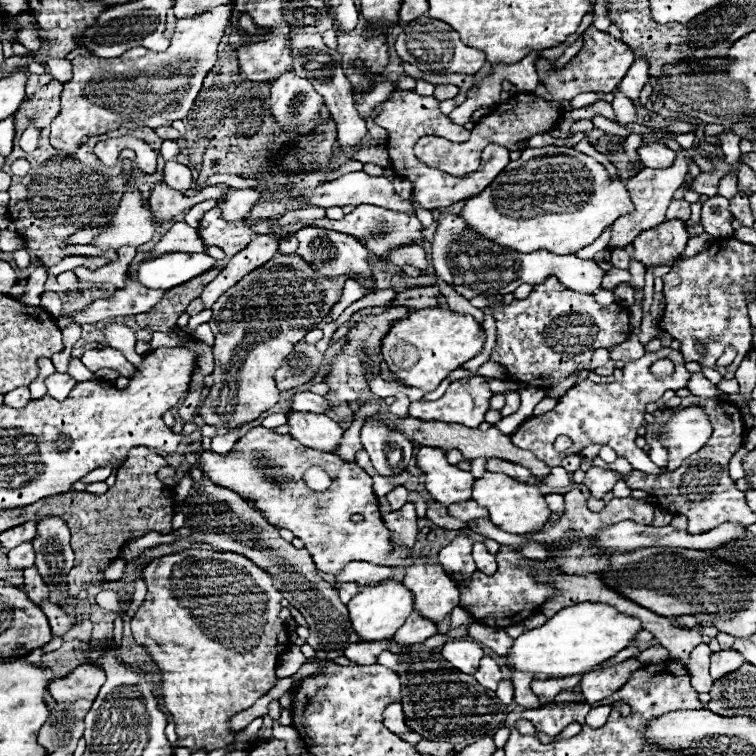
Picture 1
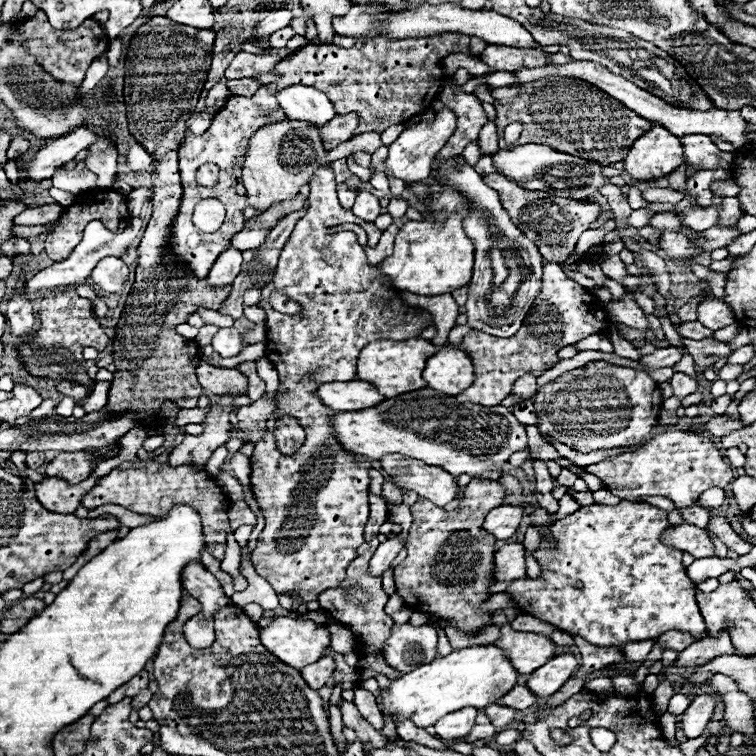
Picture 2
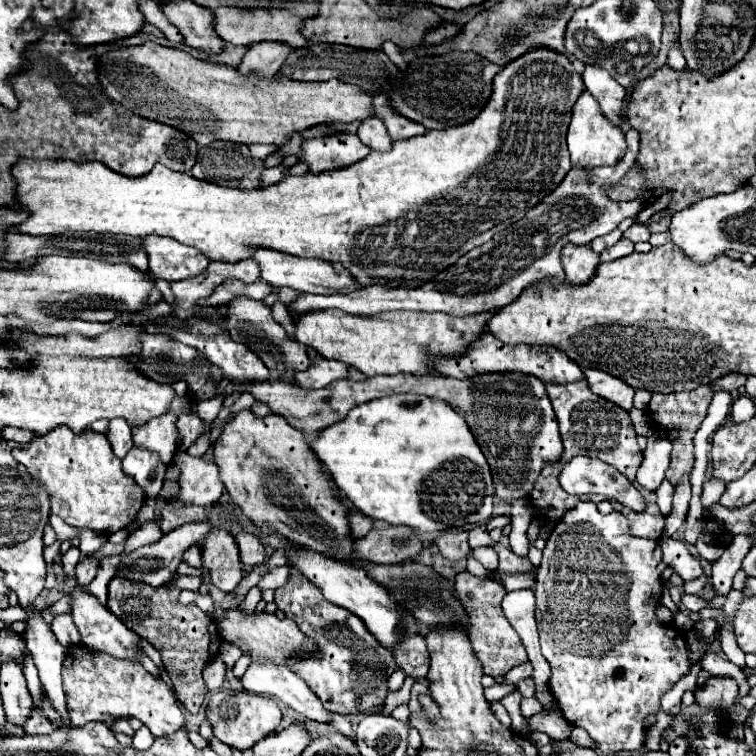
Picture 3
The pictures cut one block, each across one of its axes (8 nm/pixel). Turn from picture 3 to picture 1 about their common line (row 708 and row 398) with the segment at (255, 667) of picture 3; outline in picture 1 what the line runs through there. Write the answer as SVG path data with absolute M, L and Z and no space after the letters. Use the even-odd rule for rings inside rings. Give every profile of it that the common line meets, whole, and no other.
M302 392L302 394L294 396L290 410L300 410L300 412L328 412L328 410L332 410L332 406L320 394Z

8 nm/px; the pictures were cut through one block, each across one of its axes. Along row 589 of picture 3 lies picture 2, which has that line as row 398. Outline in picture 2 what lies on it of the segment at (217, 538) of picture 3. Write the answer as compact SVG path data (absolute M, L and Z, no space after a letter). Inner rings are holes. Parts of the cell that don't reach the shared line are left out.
M222 394L218 402L214 402L210 406L210 410L204 416L202 422L202 434L192 436L192 434L184 434L184 440L170 452L170 460L172 464L180 464L182 460L186 462L190 458L190 462L194 466L204 468L204 462L208 462L210 454L228 442L230 438L230 428L232 422L228 420L230 412L234 408L234 394Z

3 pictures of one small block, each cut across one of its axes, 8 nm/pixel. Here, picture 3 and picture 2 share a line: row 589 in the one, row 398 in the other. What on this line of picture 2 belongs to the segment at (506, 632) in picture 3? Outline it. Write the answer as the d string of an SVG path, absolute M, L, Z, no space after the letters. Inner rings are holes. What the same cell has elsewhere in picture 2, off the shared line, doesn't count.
M548 262L544 266L542 276L542 290L540 296L534 300L534 306L530 308L530 314L526 316L522 328L510 336L510 338L498 338L478 330L471 330L461 345L454 346L468 350L472 354L476 376L468 390L456 396L458 402L472 402L482 406L498 406L510 392L514 380L518 380L522 374L534 374L540 376L544 370L552 368L558 358L558 350L576 344L582 338L588 338L590 334L604 334L604 330L610 326L608 316L602 308L602 304L596 300L596 296L588 294L578 282L564 276L560 264Z

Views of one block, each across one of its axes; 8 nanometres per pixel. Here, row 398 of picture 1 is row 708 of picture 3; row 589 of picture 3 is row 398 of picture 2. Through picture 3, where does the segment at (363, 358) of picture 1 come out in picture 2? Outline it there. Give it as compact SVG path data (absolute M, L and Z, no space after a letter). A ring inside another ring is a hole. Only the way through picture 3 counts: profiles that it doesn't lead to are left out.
M324 164L314 170L310 178L310 196L308 196L308 210L304 218L296 222L296 228L292 230L290 240L280 252L280 260L274 272L274 290L262 290L262 300L260 308L266 310L268 320L266 320L266 356L274 364L274 368L280 374L280 398L278 398L278 408L274 410L272 418L268 420L268 432L266 436L254 444L254 454L250 456L252 460L252 492L260 508L264 510L266 526L272 530L282 530L284 522L298 514L292 514L294 508L302 508L302 536L262 536L262 552L266 554L254 554L252 552L252 562L262 578L266 578L272 588L278 594L292 594L296 592L304 602L318 600L318 596L334 586L340 586L346 578L346 566L358 556L356 548L364 542L364 526L368 522L368 484L370 476L368 470L372 468L372 462L368 462L364 456L354 458L352 452L344 450L336 438L332 438L332 430L328 430L328 414L334 414L334 410L328 410L320 402L320 398L314 396L316 386L324 382L334 382L334 380L354 380L356 378L356 358L360 350L374 342L374 340L408 340L418 336L424 328L432 326L432 316L420 308L406 306L396 290L380 278L380 272L374 266L368 266L366 262L366 246L360 246L356 242L356 236L352 232L336 232L330 234L328 228L334 224L344 224L344 222L354 222L360 224L368 232L368 246L378 244L380 232L374 224L360 220L354 216L350 210L344 210L338 202L336 196L336 182L334 182L334 170L332 164ZM270 292L286 292L290 300L298 302L302 306L302 314L288 316L276 312L268 298ZM312 372L312 376L308 376ZM280 414L290 414L296 416L300 426L306 430L306 442L300 446L300 450L292 456L284 456L276 450L274 446L274 422ZM268 442L272 444L270 448L274 450L274 456L268 456ZM290 544L290 548L288 548ZM290 550L290 552L288 552Z

